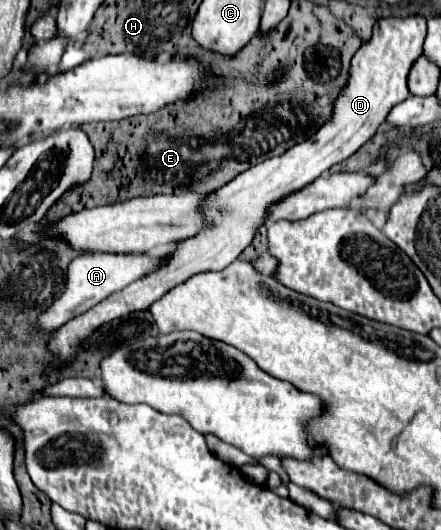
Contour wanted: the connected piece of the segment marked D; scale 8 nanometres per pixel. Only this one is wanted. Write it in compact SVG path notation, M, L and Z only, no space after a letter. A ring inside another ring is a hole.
M413 16L413 18L381 18L375 28L373 28L373 36L369 42L365 42L359 52L353 56L351 60L351 68L349 68L349 78L347 78L347 84L345 88L339 92L339 96L335 98L333 102L333 112L331 112L331 118L307 140L295 144L291 150L287 150L285 154L277 156L277 158L269 158L269 160L263 160L261 164L245 170L243 174L239 174L237 178L233 178L229 184L225 184L223 188L219 188L217 192L213 192L207 200L207 206L203 206L203 214L205 214L205 220L207 224L213 224L205 230L201 230L195 238L191 240L185 240L185 242L179 242L177 250L173 250L173 256L169 260L167 266L163 266L161 270L149 274L149 276L143 276L141 280L129 284L127 288L123 288L121 292L115 292L111 294L109 298L105 298L103 302L99 302L97 306L93 306L91 310L87 310L85 314L69 320L67 324L63 324L59 328L59 332L55 332L55 338L51 338L51 350L57 354L59 360L63 362L69 362L77 344L91 336L91 332L95 328L99 328L101 324L107 324L115 318L121 318L129 312L137 312L137 310L145 310L149 308L157 298L161 298L163 294L167 294L171 288L175 288L177 284L181 284L183 280L191 278L193 274L199 274L199 272L209 272L209 270L223 270L227 268L231 262L237 260L237 256L251 244L251 238L255 236L255 230L265 222L265 210L281 200L283 196L291 194L291 192L297 192L301 190L305 184L313 182L315 178L319 178L323 172L327 172L331 166L347 160L353 152L357 152L365 142L369 142L377 128L385 122L389 110L397 104L397 102L403 102L407 96L409 96L409 90L407 90L407 74L411 70L411 66L415 64L415 60L423 54L423 40L425 40L425 18L421 16Z

